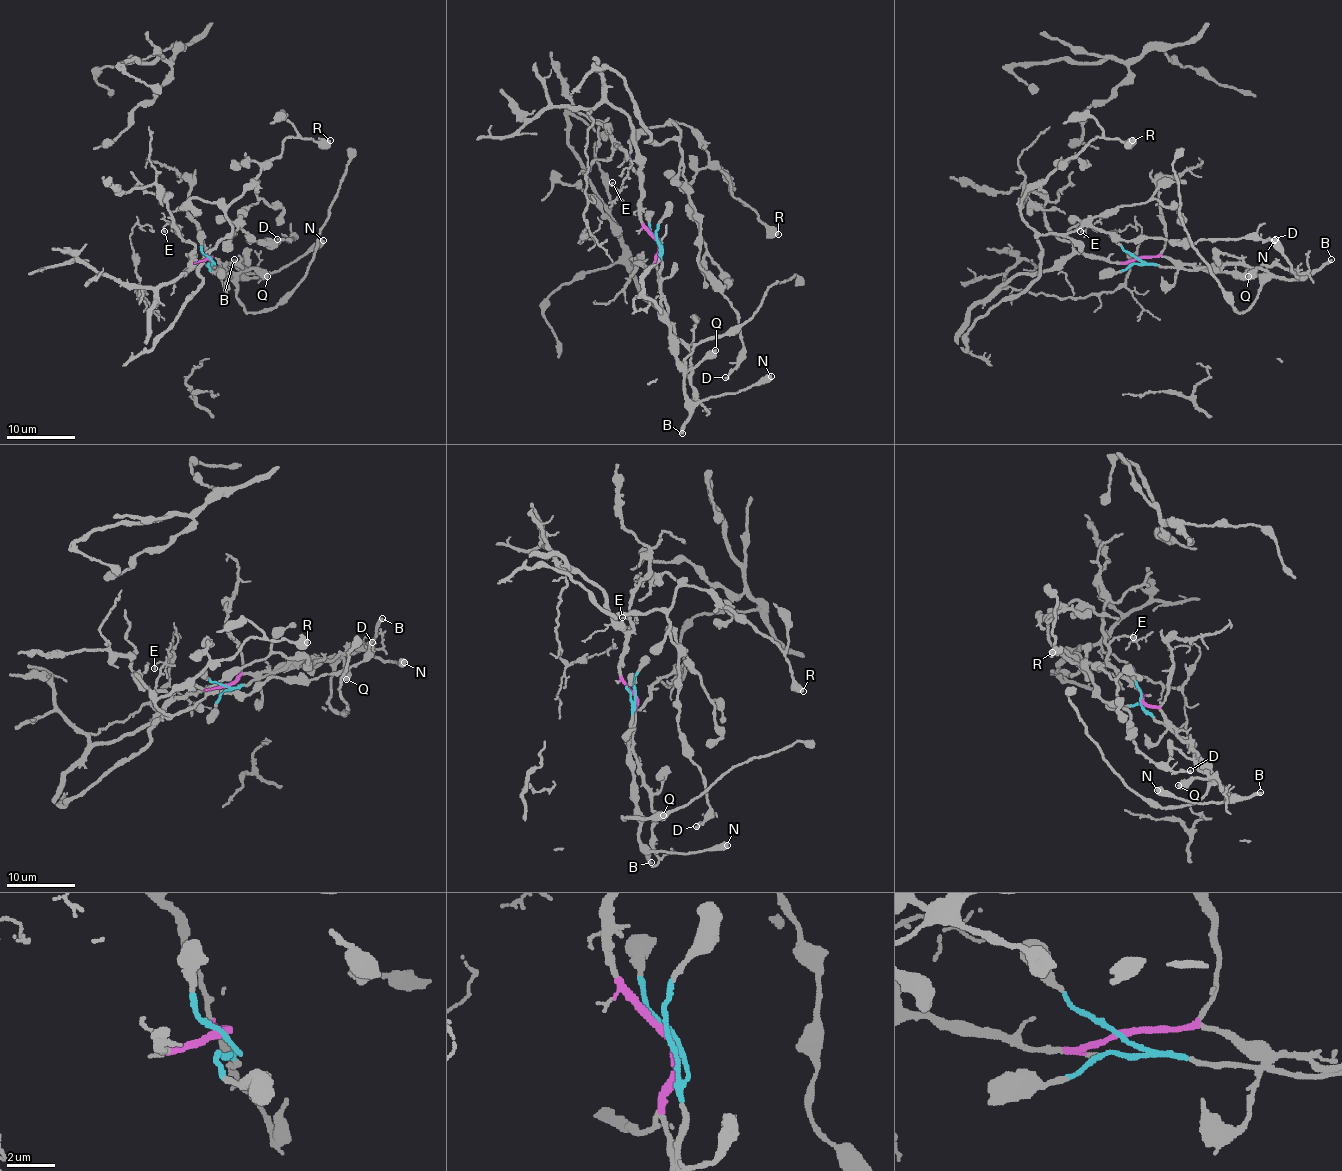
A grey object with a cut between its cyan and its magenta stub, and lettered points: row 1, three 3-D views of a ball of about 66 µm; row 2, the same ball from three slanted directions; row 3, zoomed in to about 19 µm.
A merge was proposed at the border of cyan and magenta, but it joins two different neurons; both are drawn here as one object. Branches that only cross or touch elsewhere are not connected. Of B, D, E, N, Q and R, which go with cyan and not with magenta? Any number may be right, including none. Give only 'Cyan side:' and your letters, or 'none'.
Cyan side: B, N, Q

